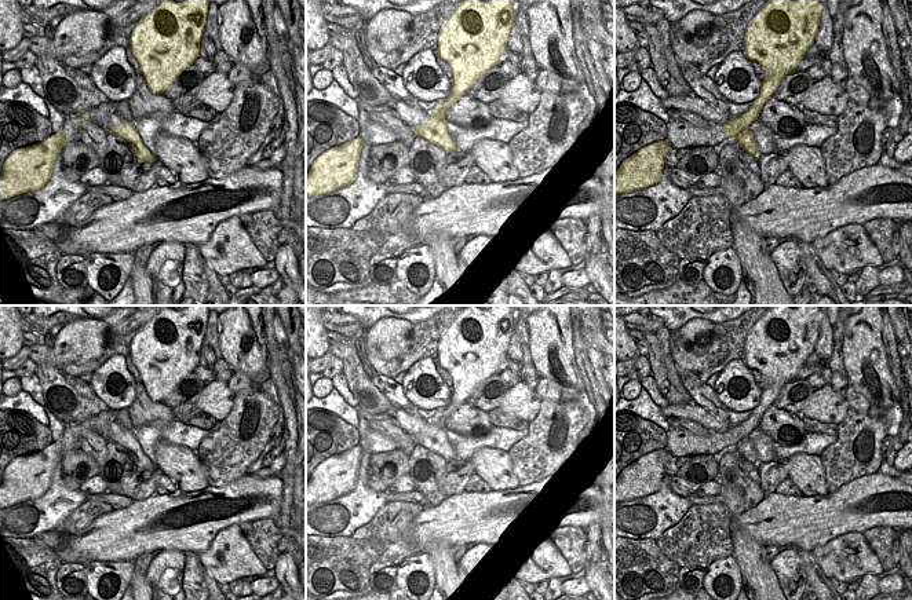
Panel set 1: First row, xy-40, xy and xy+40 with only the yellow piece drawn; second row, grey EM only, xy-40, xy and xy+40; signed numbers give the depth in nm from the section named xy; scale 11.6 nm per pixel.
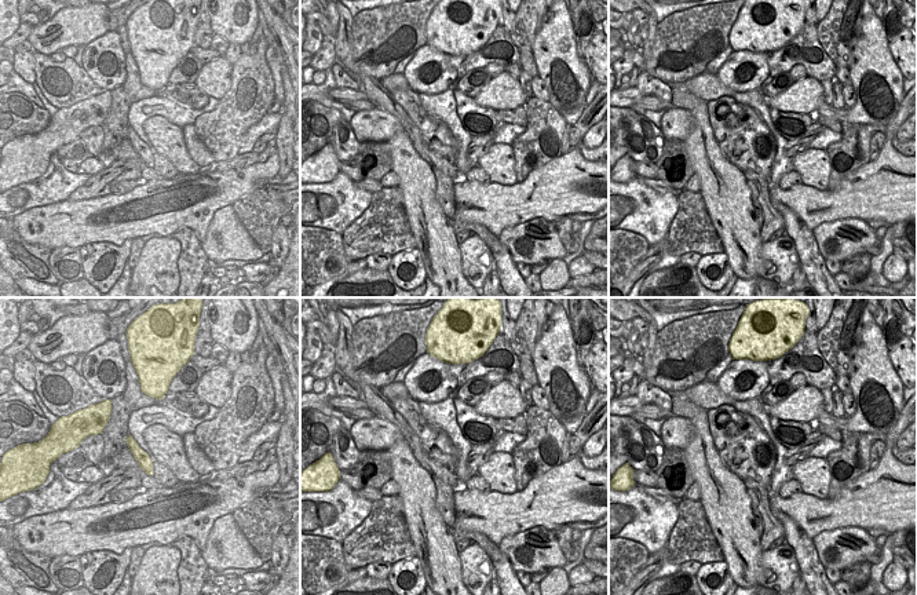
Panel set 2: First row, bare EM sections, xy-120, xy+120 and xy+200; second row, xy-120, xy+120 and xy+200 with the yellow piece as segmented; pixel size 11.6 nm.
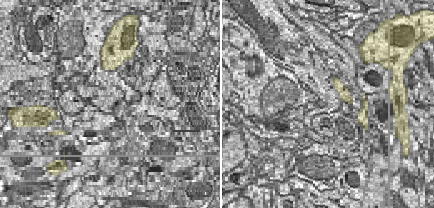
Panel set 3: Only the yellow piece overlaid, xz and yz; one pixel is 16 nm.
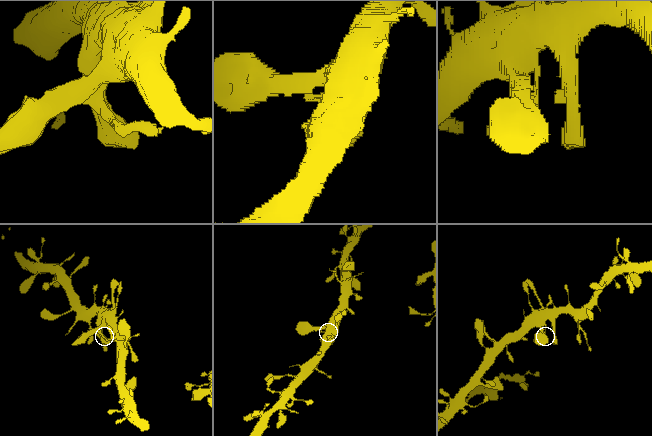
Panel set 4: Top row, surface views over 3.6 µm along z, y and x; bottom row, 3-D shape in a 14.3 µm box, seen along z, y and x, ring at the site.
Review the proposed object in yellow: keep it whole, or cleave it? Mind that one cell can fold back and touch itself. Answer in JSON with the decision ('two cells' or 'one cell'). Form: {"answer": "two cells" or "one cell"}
{"answer": "two cells"}

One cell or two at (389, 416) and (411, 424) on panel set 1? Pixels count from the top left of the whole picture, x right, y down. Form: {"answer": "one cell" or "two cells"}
{"answer": "one cell"}

